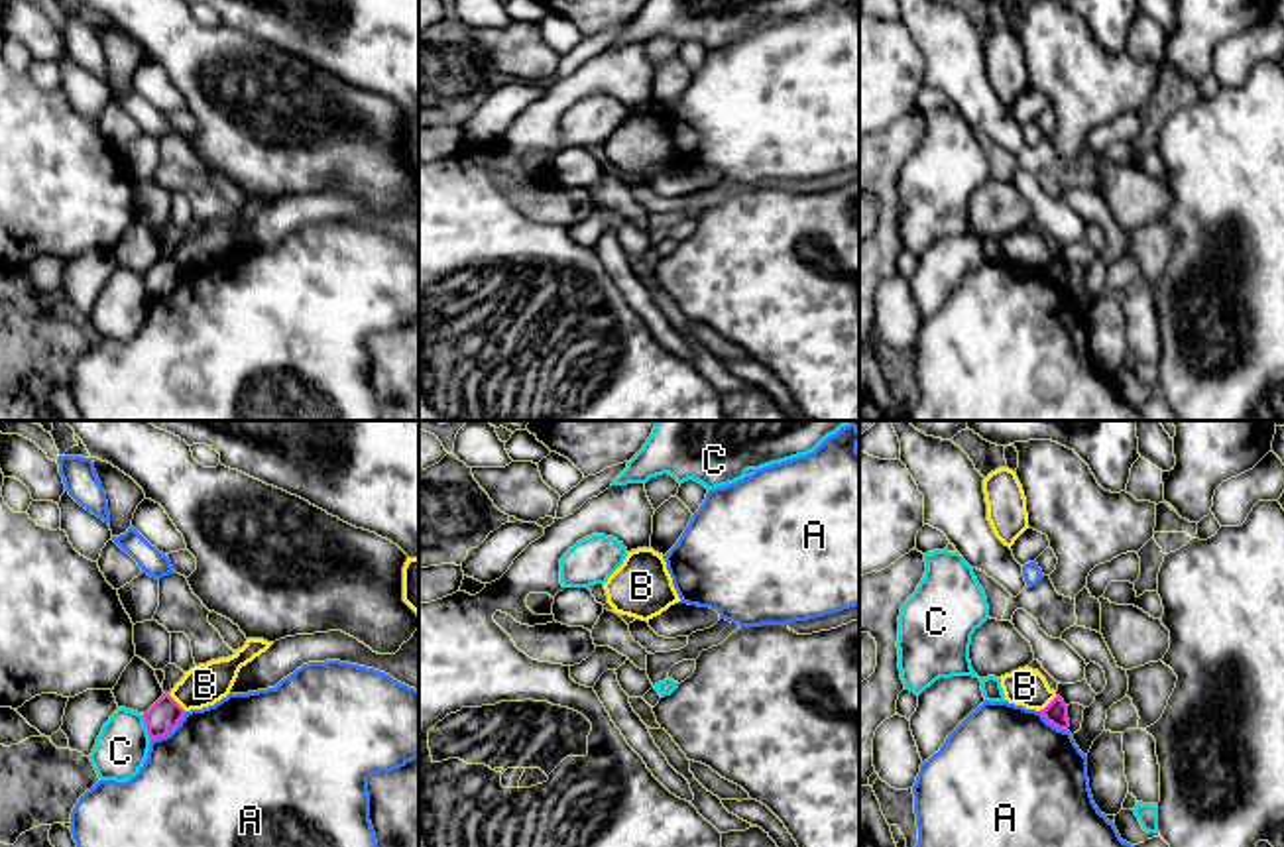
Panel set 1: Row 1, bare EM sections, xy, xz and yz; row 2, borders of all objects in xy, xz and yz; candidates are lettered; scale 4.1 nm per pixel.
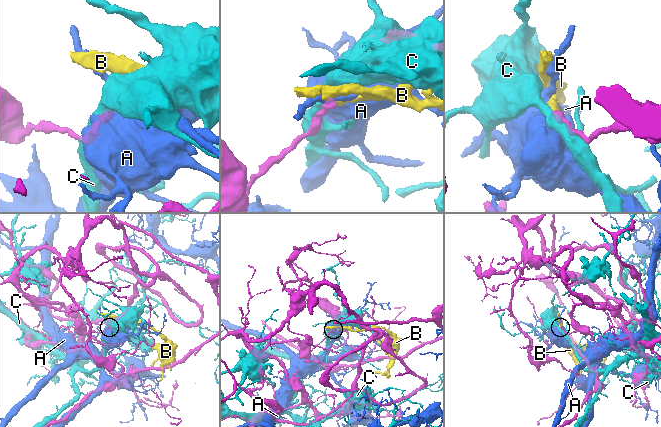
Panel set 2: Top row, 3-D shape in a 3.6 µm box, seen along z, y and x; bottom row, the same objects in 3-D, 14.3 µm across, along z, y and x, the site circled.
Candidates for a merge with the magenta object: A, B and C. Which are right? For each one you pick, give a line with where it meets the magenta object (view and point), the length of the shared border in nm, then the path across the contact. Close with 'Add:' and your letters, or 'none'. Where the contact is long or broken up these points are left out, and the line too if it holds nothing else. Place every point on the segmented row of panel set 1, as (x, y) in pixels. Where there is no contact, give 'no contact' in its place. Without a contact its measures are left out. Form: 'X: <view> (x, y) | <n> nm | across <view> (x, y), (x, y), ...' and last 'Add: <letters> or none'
Add: none

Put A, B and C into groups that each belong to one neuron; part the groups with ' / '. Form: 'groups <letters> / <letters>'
groups A / B / C

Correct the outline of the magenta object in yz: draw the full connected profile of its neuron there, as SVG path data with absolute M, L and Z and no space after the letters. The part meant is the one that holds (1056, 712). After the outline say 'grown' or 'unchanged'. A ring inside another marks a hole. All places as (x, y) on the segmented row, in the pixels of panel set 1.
M1056 696L1044 709L1040 709L1040 713L1054 727L1068 731L1070 727L1068 706L1060 696Z; unchanged

